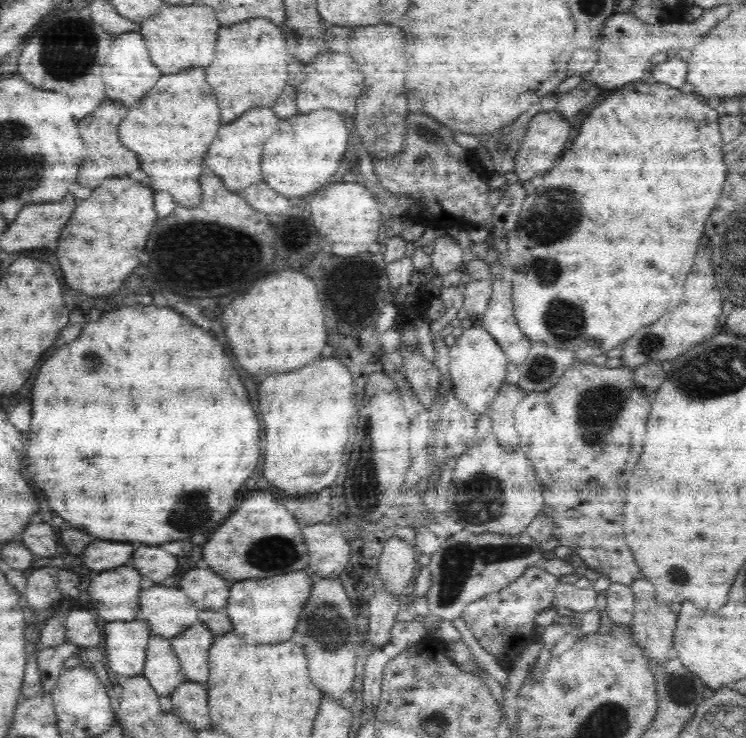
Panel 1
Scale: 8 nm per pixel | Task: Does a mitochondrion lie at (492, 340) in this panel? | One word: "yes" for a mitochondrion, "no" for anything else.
no

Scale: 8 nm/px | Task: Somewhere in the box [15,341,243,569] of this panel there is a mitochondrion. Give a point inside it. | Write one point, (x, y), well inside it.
(201, 512)

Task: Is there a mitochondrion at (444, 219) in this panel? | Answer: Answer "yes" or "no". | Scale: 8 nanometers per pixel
no

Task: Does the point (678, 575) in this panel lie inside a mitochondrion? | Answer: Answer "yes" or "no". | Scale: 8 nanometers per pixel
yes

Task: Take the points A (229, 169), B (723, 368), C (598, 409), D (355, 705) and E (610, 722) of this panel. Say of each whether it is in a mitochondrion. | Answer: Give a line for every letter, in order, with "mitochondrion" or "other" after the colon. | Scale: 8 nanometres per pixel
A: other
B: mitochondrion
C: mitochondrion
D: other
E: mitochondrion

